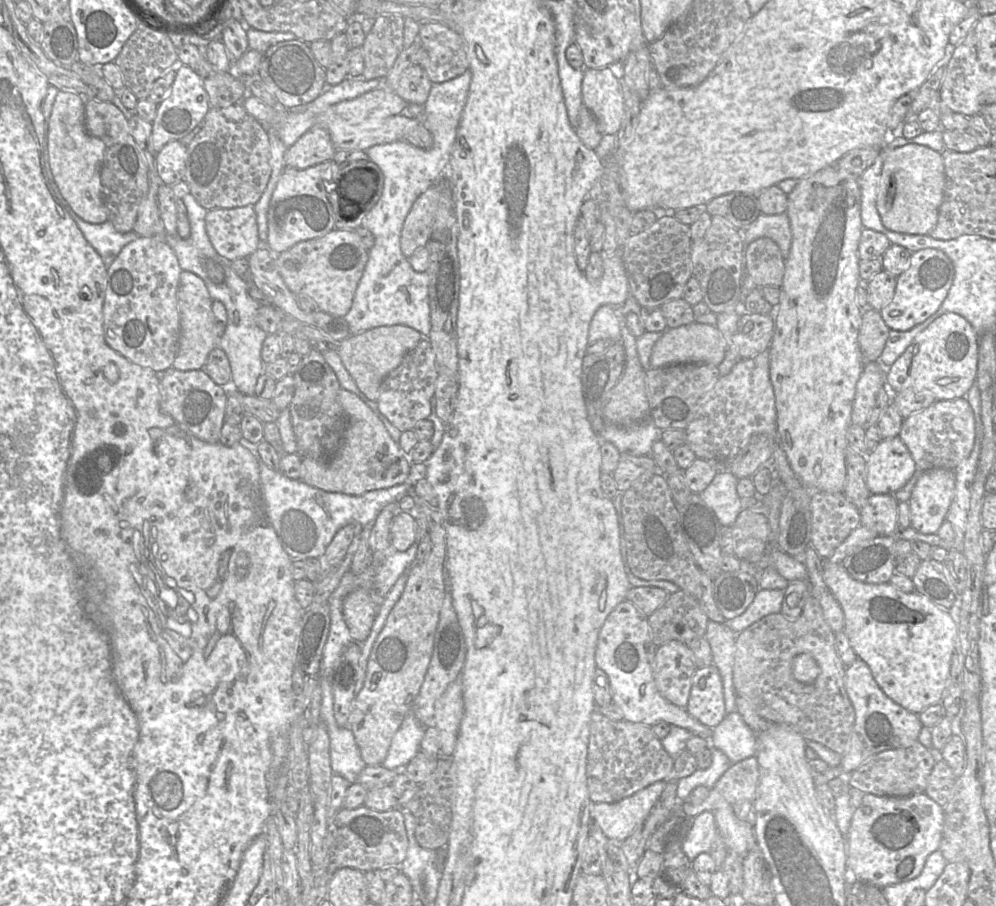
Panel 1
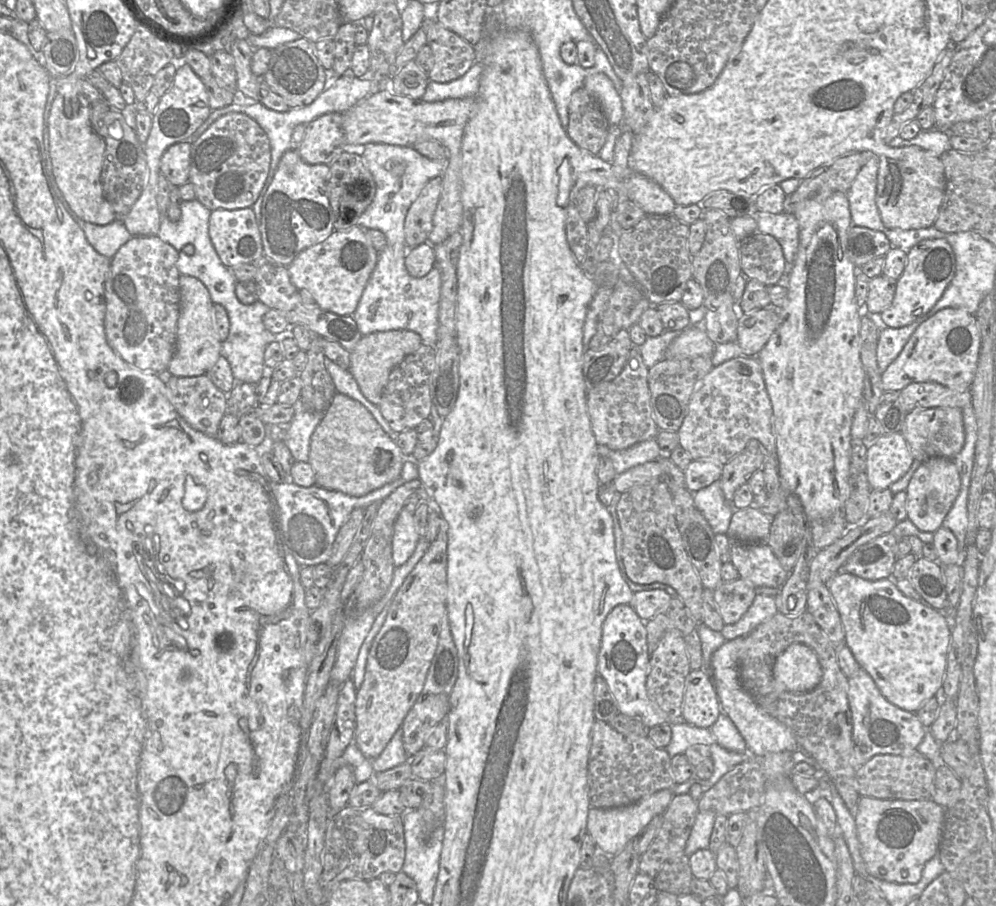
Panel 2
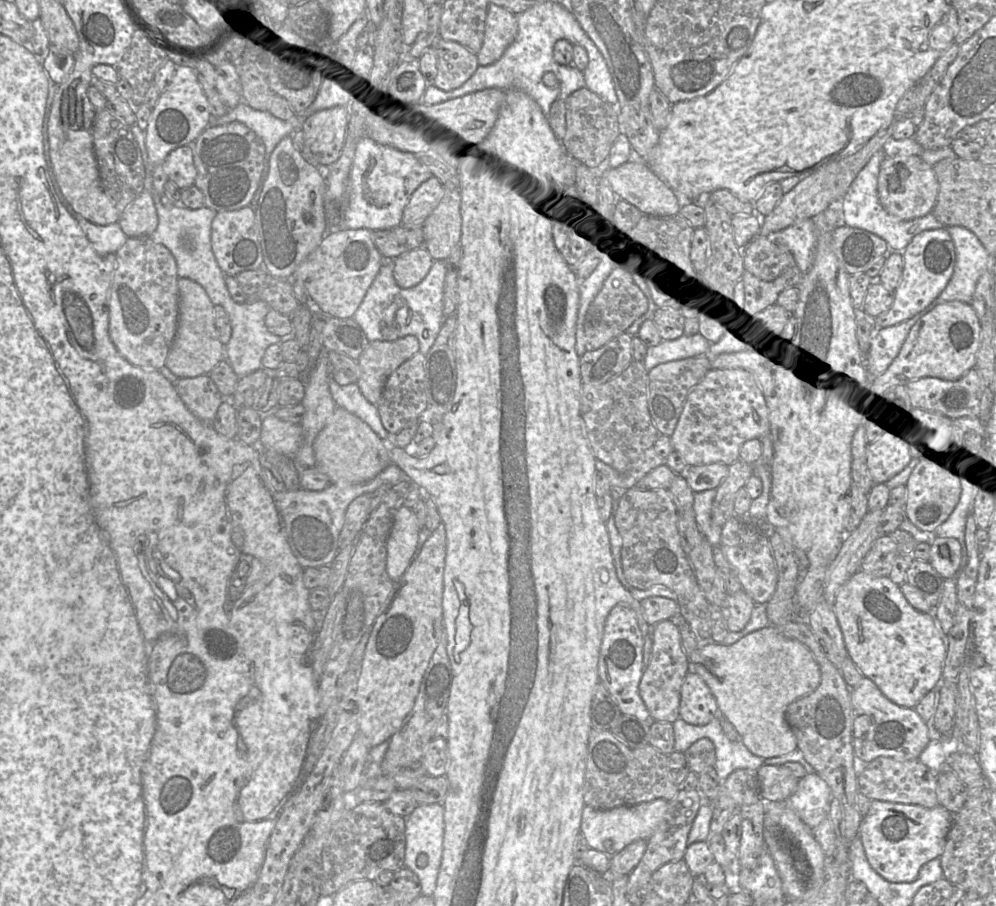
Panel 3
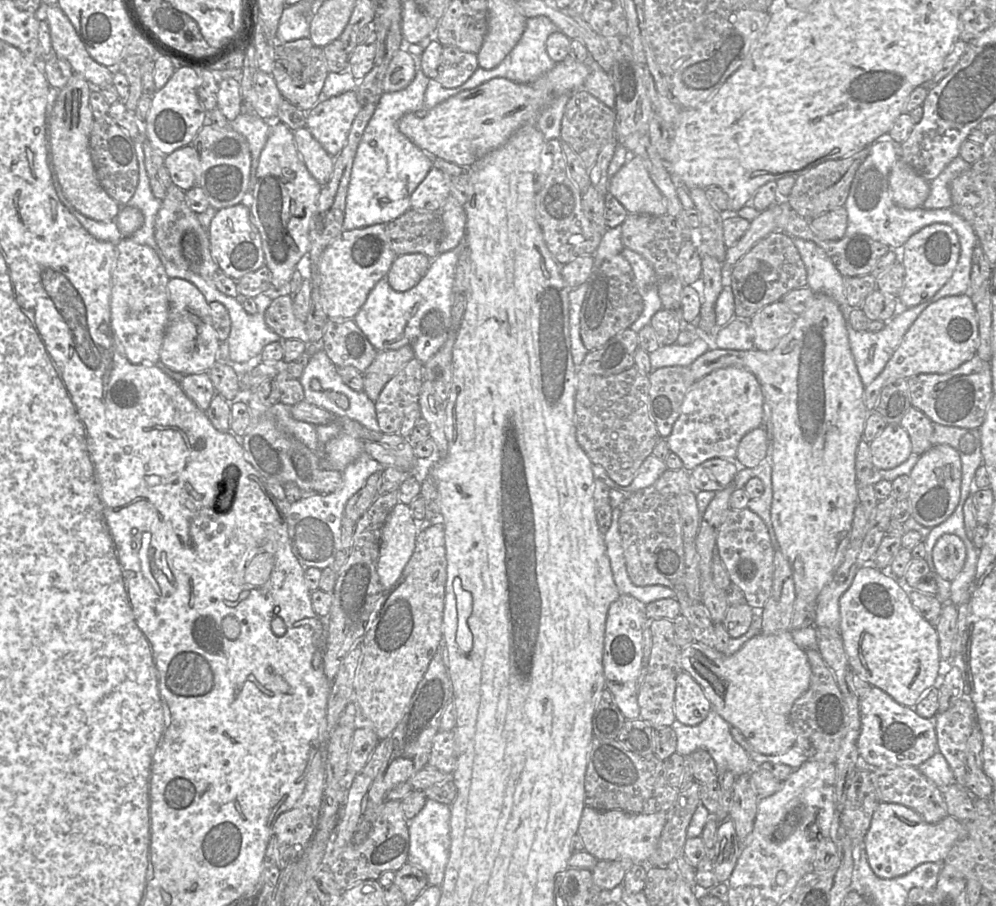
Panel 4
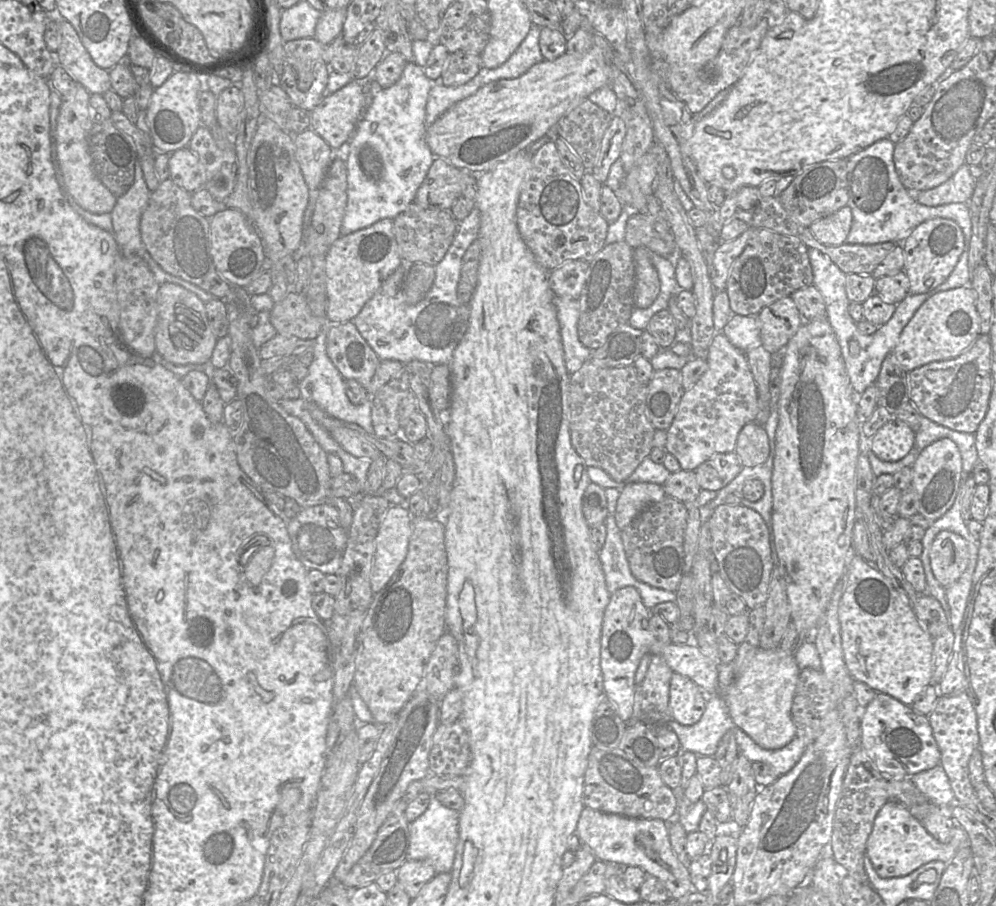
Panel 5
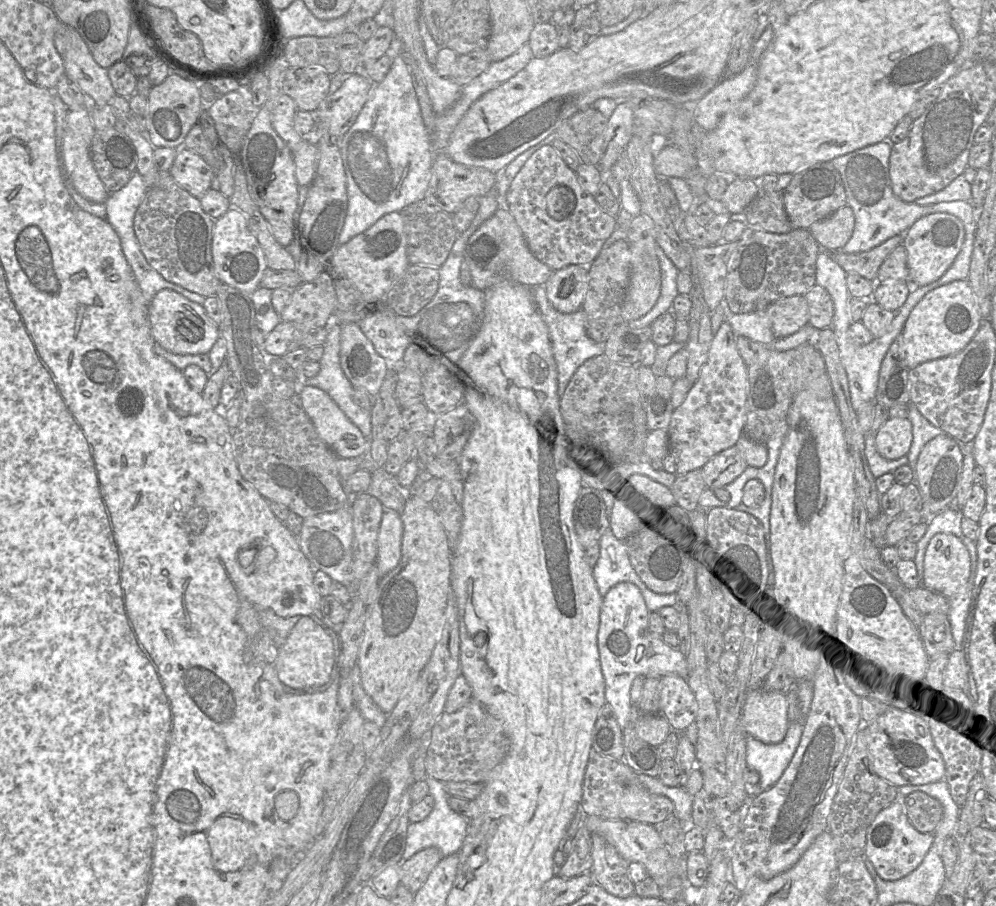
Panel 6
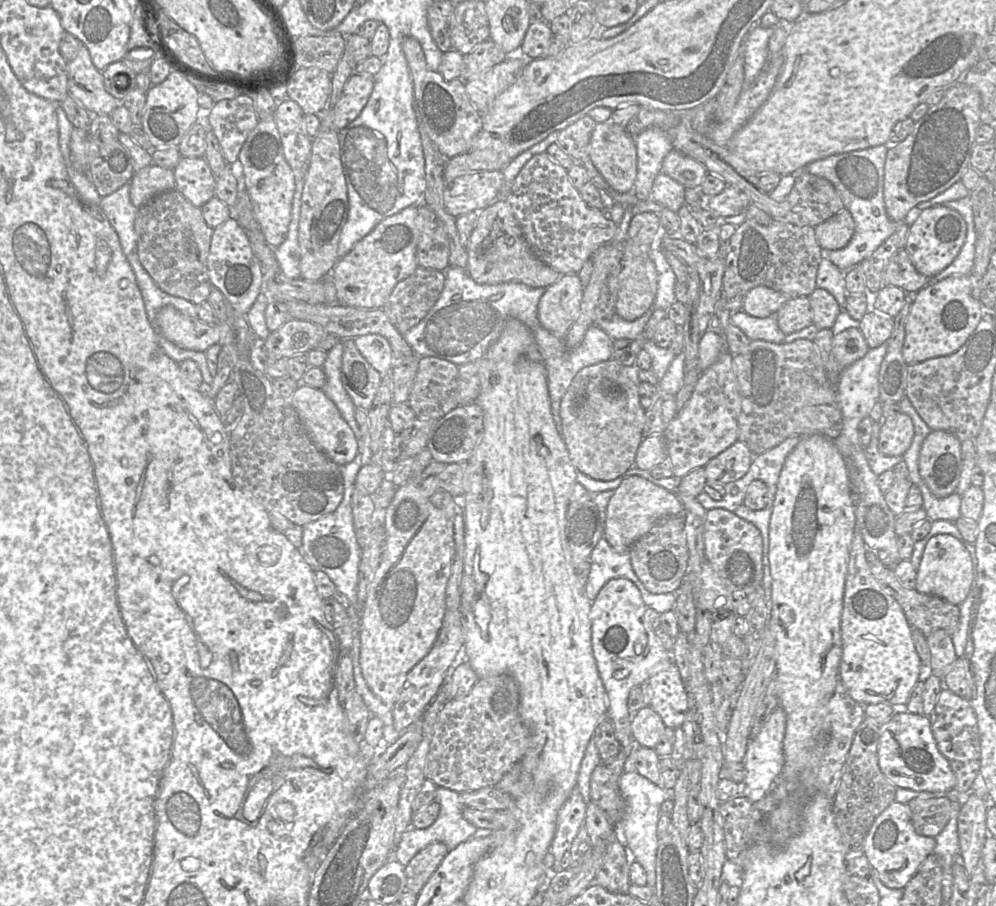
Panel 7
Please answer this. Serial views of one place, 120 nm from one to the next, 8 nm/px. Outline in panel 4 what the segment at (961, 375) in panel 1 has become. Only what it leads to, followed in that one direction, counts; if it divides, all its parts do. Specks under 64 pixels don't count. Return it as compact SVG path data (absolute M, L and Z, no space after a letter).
M970 294L946 296L924 309L906 332L882 372L864 390L864 404L874 411L882 389L898 378L945 374L970 360L979 347L978 315Z

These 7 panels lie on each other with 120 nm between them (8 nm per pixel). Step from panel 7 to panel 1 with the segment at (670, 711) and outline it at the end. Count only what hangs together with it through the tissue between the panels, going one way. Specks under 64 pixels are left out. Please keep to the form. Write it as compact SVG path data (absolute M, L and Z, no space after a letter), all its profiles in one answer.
M713 664L696 669L686 709L709 728L715 728L723 721L726 716L723 682Z

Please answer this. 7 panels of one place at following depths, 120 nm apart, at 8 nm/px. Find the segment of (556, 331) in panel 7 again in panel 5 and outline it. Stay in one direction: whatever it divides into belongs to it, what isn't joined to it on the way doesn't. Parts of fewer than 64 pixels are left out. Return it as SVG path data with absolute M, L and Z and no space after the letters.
M581 259L565 262L549 272L553 296L579 299L589 273L589 262Z

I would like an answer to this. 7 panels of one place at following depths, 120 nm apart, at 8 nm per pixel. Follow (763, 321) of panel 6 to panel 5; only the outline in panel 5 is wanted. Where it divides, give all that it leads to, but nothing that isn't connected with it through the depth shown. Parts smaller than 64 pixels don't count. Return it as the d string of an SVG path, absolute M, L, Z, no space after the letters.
M734 314L720 333L723 333L732 345L743 352L747 352L754 346L761 345L758 316Z

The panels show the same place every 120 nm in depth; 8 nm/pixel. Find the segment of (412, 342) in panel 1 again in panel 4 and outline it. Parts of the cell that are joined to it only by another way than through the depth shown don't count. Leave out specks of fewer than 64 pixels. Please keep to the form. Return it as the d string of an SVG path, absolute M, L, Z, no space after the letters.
M410 345L395 350L378 351L371 365L363 373L364 392L375 402L386 383L414 358Z

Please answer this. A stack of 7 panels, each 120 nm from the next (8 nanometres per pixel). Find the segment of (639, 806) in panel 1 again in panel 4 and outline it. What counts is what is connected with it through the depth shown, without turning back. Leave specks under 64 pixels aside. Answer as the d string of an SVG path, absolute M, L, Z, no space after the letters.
M585 805L578 826L578 834L584 844L584 850L597 860L629 859L634 864L647 864L657 848L666 820L667 812L665 811L640 814L622 810L596 810Z

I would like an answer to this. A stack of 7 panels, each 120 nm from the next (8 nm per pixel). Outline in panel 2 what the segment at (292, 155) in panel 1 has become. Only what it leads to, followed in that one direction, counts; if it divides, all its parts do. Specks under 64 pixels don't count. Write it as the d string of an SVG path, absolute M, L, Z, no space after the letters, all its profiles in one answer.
M327 113L309 122L304 138L294 145L303 161L308 164L330 165L342 152L355 152L363 145L347 143L343 130L343 114Z

